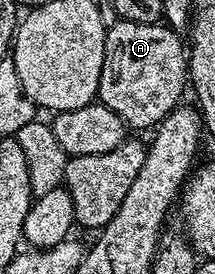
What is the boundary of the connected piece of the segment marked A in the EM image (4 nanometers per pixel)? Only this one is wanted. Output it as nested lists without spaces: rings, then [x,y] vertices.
[[[117,18],[115,25],[106,30],[104,42],[104,60],[102,61],[102,77],[100,78],[99,102],[106,109],[118,113],[125,128],[148,127],[155,129],[175,107],[181,106],[184,87],[189,86],[188,52],[179,34],[163,22],[139,23],[129,19]]]

